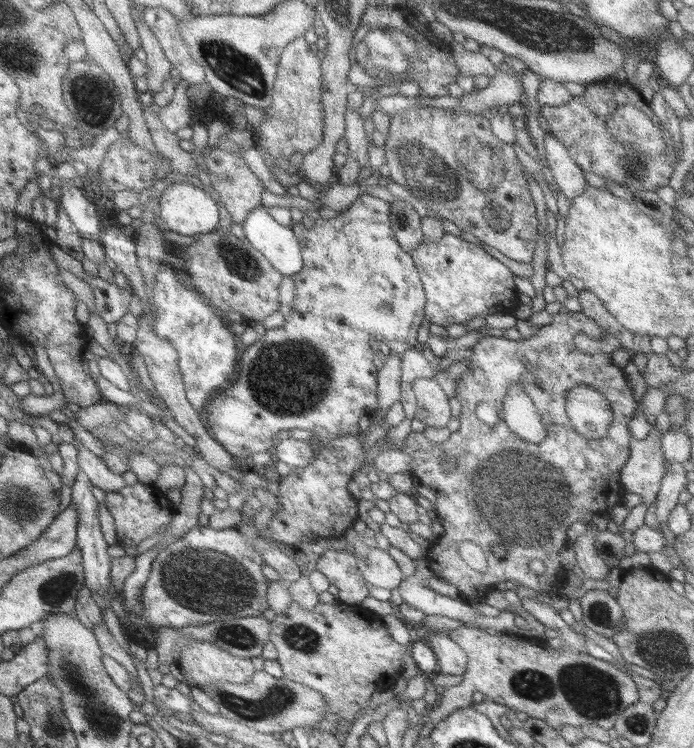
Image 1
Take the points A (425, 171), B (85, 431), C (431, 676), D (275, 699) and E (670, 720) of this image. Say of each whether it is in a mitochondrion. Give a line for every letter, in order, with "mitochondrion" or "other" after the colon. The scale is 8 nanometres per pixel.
A: mitochondrion
B: other
C: other
D: mitochondrion
E: other

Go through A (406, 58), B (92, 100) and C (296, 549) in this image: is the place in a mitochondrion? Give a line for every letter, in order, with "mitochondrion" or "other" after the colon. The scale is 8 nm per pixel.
A: mitochondrion
B: mitochondrion
C: other

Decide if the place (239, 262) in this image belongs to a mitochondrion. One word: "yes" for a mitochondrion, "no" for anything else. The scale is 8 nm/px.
yes

